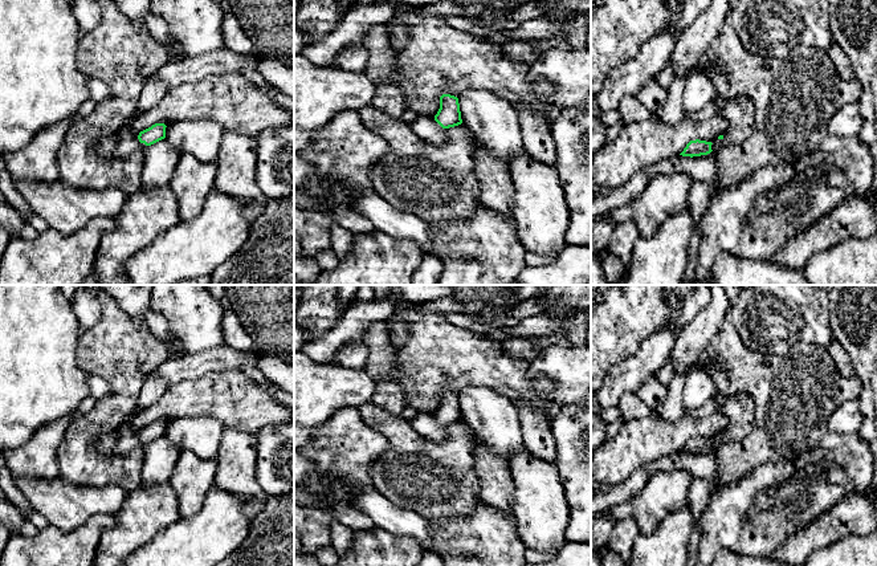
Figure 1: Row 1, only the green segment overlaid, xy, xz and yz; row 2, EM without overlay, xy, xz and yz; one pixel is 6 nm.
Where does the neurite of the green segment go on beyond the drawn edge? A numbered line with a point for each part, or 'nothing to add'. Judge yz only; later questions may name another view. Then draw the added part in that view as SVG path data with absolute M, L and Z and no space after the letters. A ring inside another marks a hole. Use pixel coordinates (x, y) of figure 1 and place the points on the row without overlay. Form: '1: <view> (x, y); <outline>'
1: yz (739, 410); M741 394L726 399L722 408L729 419L722 436L714 436L711 447L717 451L729 441L741 440L754 428L755 407L748 395Z

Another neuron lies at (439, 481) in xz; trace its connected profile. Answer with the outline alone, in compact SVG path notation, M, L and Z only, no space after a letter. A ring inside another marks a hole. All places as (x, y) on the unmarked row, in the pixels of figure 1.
M372 403L359 412L389 441L388 451L370 468L376 492L432 521L460 518L474 510L481 501L477 441L465 422L445 425L446 440L437 444L420 435L409 420Z

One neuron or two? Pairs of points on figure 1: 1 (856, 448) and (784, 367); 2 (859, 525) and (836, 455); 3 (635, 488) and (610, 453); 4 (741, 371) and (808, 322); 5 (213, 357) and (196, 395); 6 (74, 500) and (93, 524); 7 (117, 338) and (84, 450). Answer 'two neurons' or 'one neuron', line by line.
1: two neurons
2: two neurons
3: two neurons
4: two neurons
5: two neurons
6: two neurons
7: one neuron

